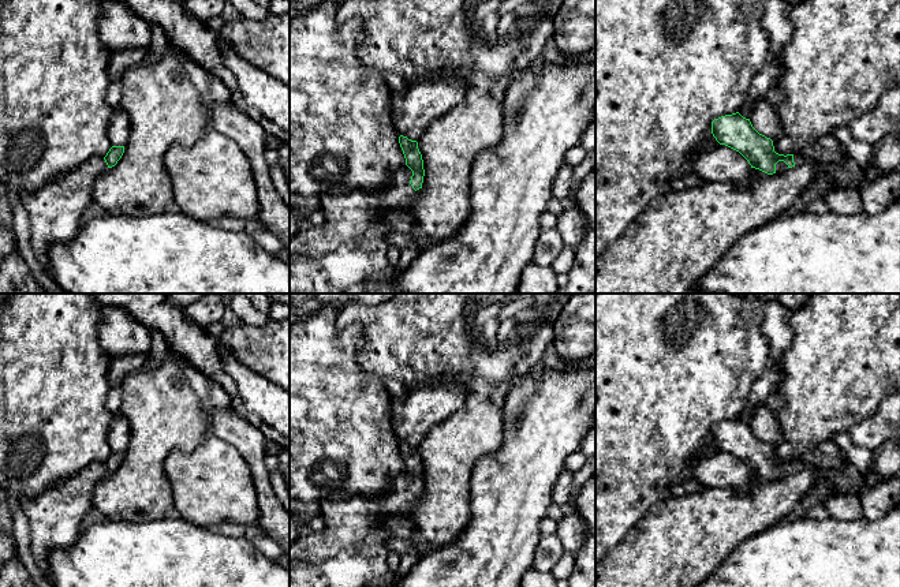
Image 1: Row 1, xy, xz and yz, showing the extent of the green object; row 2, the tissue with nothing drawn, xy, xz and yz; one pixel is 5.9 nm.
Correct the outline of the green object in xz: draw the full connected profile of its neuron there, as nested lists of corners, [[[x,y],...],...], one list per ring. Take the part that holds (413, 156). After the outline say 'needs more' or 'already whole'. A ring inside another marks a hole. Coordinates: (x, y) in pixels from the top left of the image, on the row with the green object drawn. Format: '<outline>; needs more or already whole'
[[[400,135],[399,143],[406,165],[392,173],[392,182],[382,191],[325,194],[318,202],[325,221],[290,238],[290,294],[393,294],[396,268],[386,258],[392,229],[381,221],[380,214],[410,207],[425,176],[418,142]]]; needs more

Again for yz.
[[[739,112],[725,115],[712,121],[712,134],[720,145],[739,152],[751,165],[768,175],[784,172],[795,165],[802,165],[810,158],[799,154],[778,154],[773,141],[759,134],[750,119]]]; needs more

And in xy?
[[[112,146],[105,157],[94,156],[44,187],[20,194],[20,201],[30,216],[34,254],[48,274],[51,274],[48,250],[76,236],[81,218],[93,202],[96,179],[115,167],[123,153],[124,146]]]; needs more

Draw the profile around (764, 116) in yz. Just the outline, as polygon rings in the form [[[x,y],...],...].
[[[766,98],[758,101],[750,113],[750,121],[753,127],[762,135],[770,139],[780,138],[783,134],[780,116],[776,105]]]

